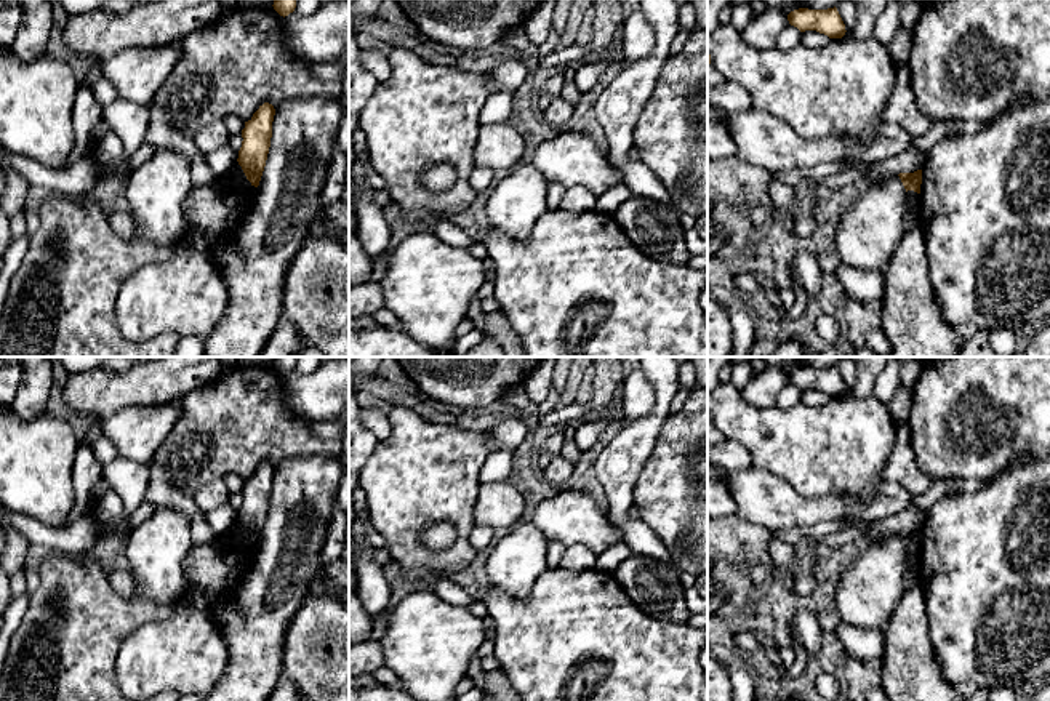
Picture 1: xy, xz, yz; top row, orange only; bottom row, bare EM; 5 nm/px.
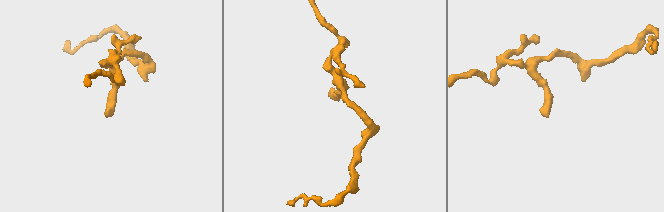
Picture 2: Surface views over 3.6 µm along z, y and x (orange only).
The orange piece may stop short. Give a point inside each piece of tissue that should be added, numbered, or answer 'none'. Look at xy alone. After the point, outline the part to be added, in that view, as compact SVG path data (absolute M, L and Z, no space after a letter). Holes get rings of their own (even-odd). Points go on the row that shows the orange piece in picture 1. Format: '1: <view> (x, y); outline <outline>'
none

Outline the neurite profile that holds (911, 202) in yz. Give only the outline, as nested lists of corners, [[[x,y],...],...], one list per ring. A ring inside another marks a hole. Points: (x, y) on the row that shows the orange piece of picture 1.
[[[914,190],[906,192],[904,198],[904,234],[919,224],[919,200],[920,194]]]

